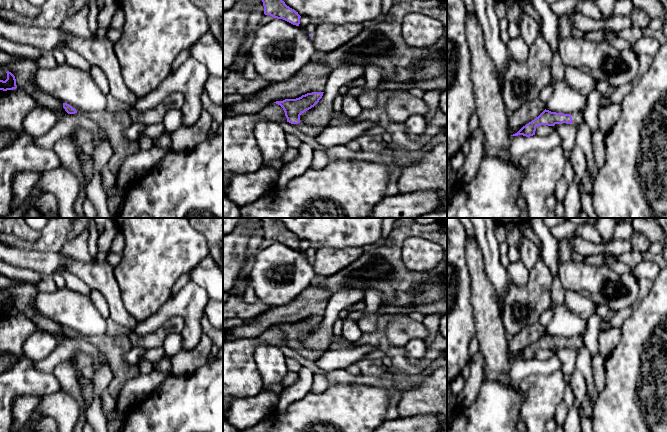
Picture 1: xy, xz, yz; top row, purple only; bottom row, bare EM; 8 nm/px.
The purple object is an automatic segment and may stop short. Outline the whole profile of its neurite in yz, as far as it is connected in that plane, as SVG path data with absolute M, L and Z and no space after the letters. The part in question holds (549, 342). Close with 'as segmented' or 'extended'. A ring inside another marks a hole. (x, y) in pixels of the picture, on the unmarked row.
M544 334L538 341L523 350L517 357L511 360L523 359L530 361L535 359L536 351L540 349L554 350L555 348L572 348L577 351L584 347L582 335L575 335L571 338L562 338Z; extended

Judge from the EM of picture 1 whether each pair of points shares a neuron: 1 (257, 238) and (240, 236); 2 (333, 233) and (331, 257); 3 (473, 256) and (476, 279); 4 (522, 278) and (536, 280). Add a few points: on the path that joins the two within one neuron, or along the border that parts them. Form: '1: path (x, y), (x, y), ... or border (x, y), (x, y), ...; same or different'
1: border (258, 228), (248, 243), (245, 260); different
2: border (317, 247), (355, 248); different
3: path (475, 262), (476, 273); same
4: border (529, 271), (529, 277), (523, 286), (511, 282); different

